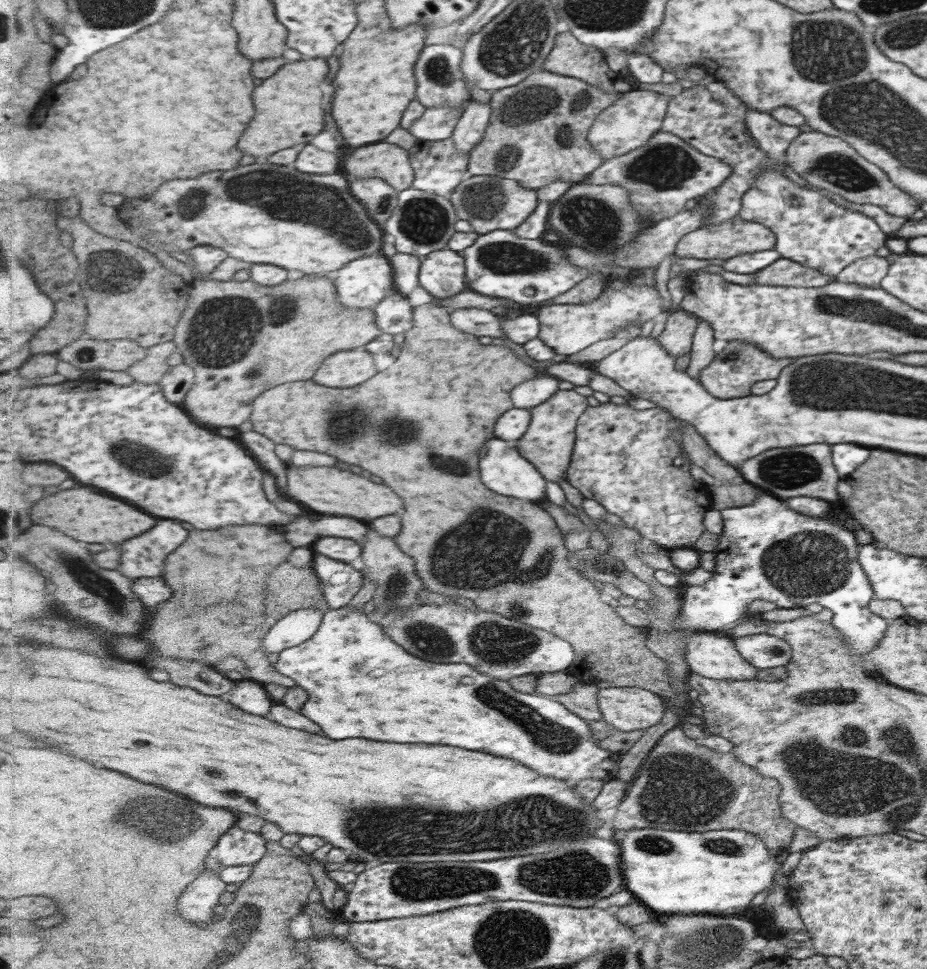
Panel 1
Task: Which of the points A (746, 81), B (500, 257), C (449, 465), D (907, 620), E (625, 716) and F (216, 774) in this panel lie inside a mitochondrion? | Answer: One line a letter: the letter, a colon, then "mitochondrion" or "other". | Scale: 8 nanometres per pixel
A: other
B: mitochondrion
C: mitochondrion
D: other
E: other
F: mitochondrion

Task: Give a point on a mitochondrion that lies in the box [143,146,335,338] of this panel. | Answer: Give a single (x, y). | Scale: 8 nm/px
(194, 209)

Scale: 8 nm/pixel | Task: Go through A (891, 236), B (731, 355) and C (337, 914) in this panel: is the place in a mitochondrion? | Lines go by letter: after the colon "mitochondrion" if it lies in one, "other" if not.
A: other
B: mitochondrion
C: other

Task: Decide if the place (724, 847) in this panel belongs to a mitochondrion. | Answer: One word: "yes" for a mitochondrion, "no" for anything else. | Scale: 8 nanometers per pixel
yes

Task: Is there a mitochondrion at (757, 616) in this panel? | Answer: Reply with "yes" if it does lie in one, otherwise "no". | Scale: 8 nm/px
no

